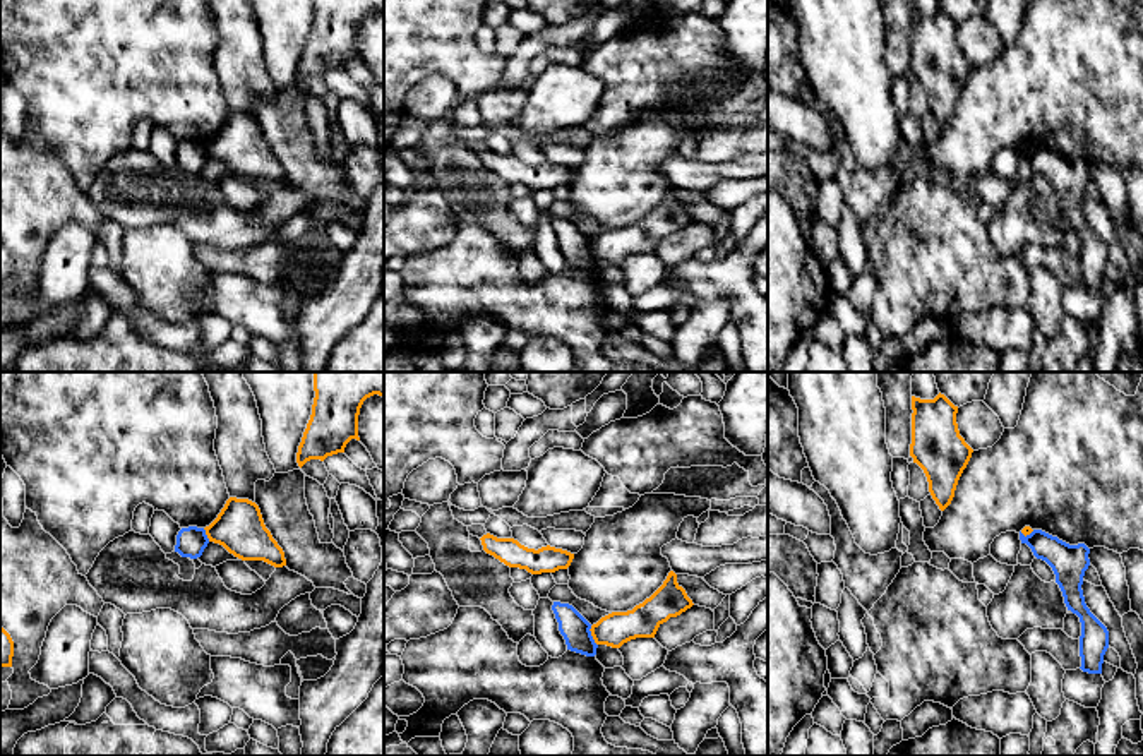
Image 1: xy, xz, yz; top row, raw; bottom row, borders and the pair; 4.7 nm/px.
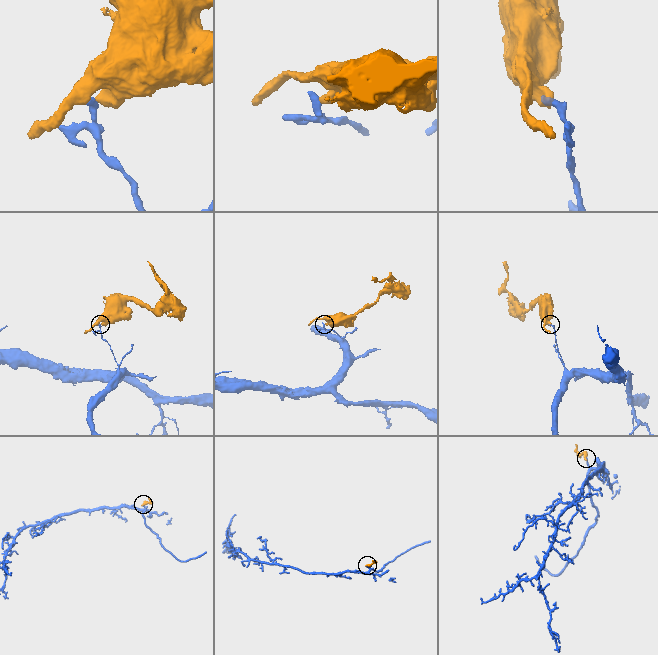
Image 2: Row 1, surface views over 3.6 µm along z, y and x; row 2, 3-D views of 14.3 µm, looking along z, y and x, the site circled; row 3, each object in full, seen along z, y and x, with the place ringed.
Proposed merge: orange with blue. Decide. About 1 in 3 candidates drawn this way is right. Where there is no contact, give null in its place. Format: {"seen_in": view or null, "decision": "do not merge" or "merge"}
{"seen_in": "xz", "decision": "do not merge"}

